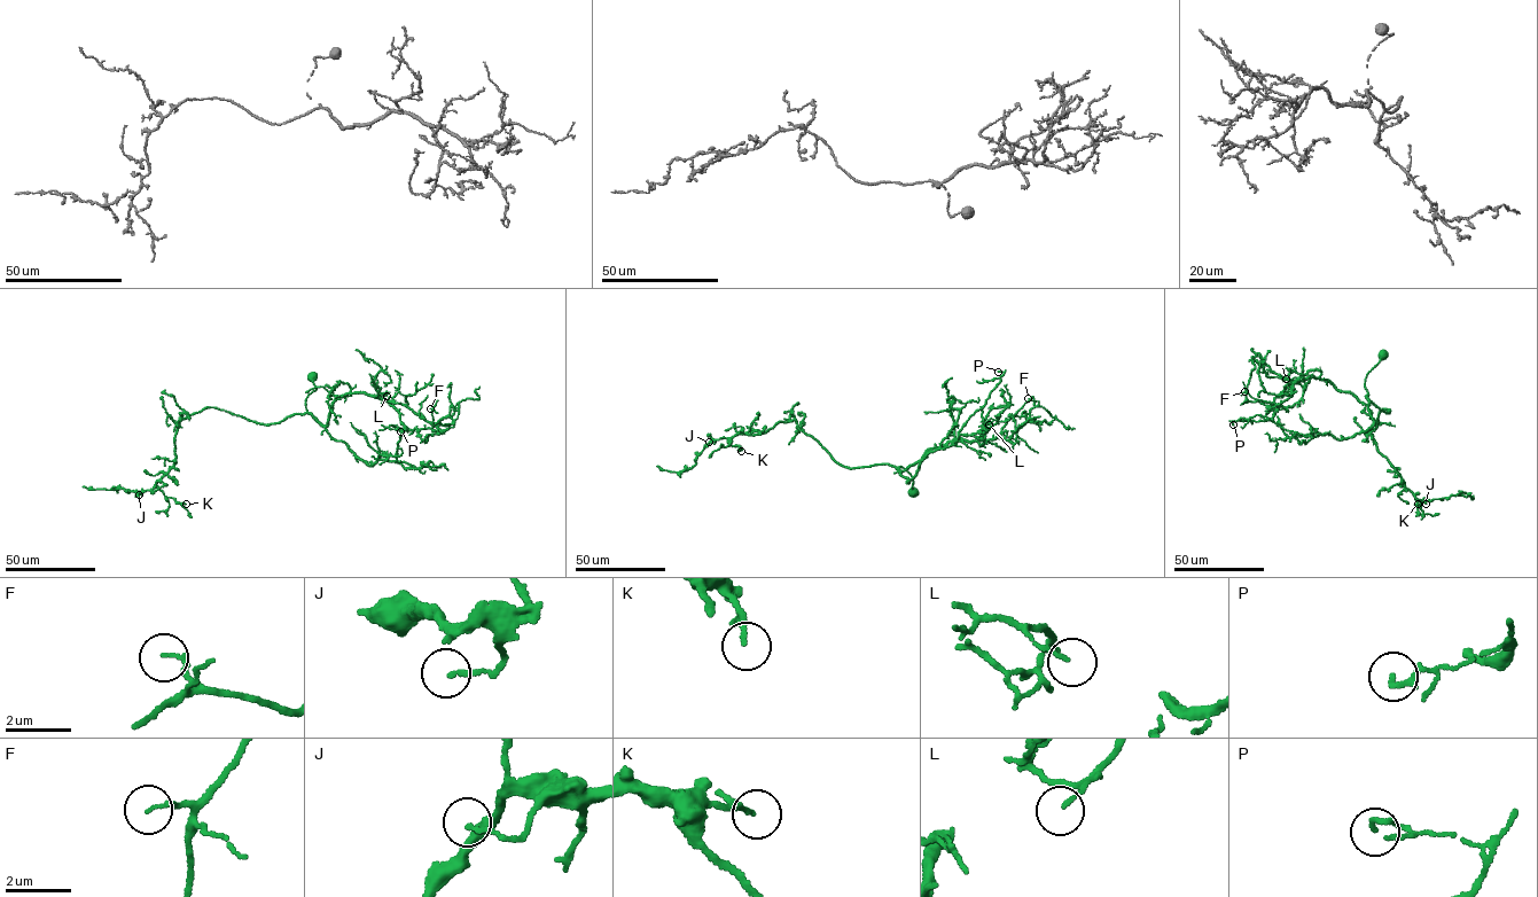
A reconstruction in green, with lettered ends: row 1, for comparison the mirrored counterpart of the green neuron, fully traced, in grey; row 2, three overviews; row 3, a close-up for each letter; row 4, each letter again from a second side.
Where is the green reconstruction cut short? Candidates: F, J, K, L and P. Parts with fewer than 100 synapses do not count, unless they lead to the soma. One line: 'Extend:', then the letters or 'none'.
Extend: none

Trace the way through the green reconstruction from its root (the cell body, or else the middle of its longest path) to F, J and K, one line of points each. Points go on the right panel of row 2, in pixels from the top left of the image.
F: (1382, 355), (1365, 380), (1366, 405), (1311, 375), (1303, 397), (1291, 406), (1264, 405), (1244, 391)
J: (1382, 355), (1367, 373), (1365, 388), (1367, 399), (1390, 411), (1380, 411), (1371, 437), (1405, 488), (1426, 504)
K: (1382, 355), (1367, 373), (1365, 388), (1367, 399), (1390, 411), (1380, 411), (1371, 437), (1418, 504)

